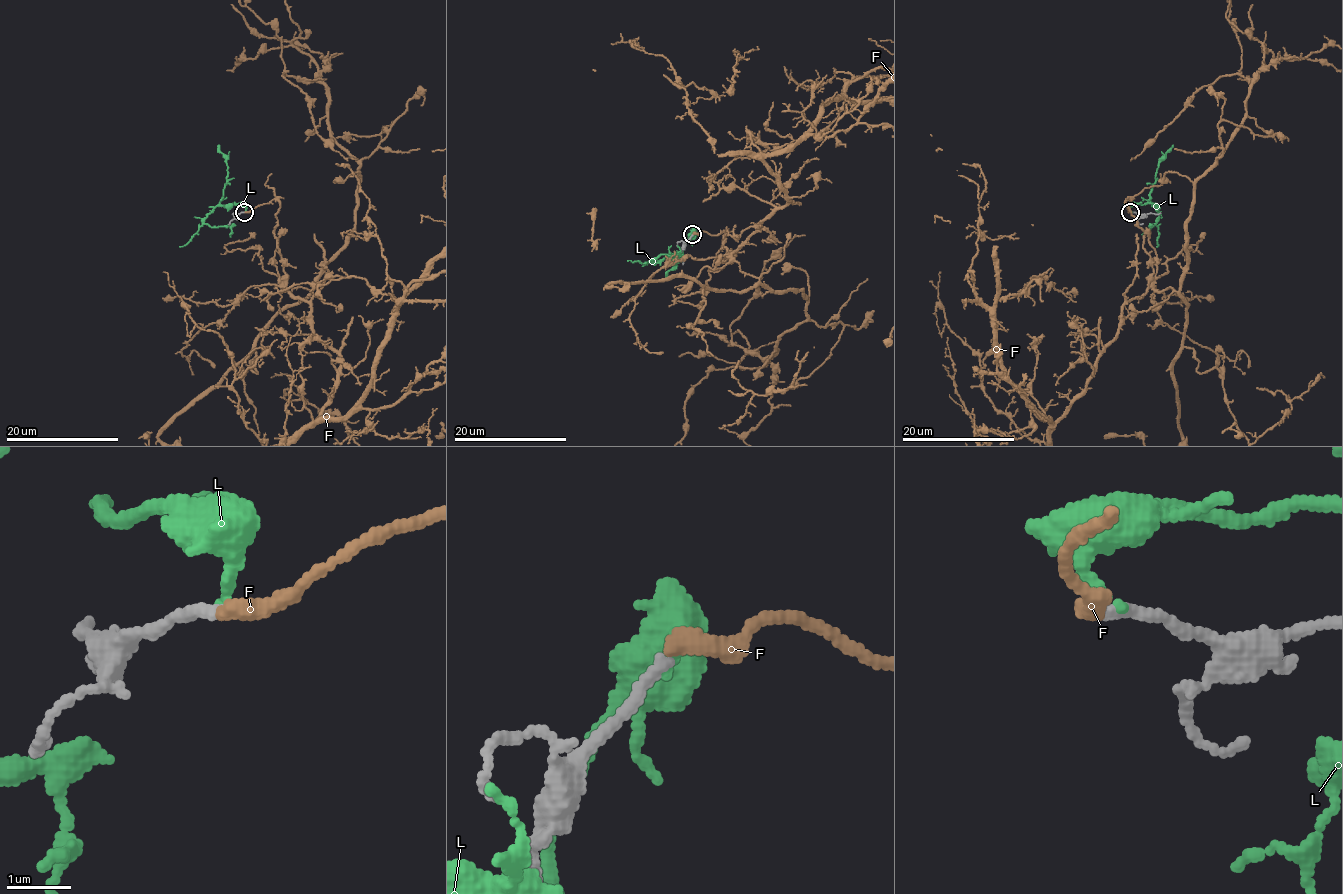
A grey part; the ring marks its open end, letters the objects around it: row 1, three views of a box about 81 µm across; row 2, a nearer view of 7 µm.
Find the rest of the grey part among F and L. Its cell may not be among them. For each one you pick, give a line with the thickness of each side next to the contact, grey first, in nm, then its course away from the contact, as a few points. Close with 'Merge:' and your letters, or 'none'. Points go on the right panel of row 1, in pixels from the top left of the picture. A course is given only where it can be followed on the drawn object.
F: Thickness 170 nm (grey) against 320 nm
Merge: F

